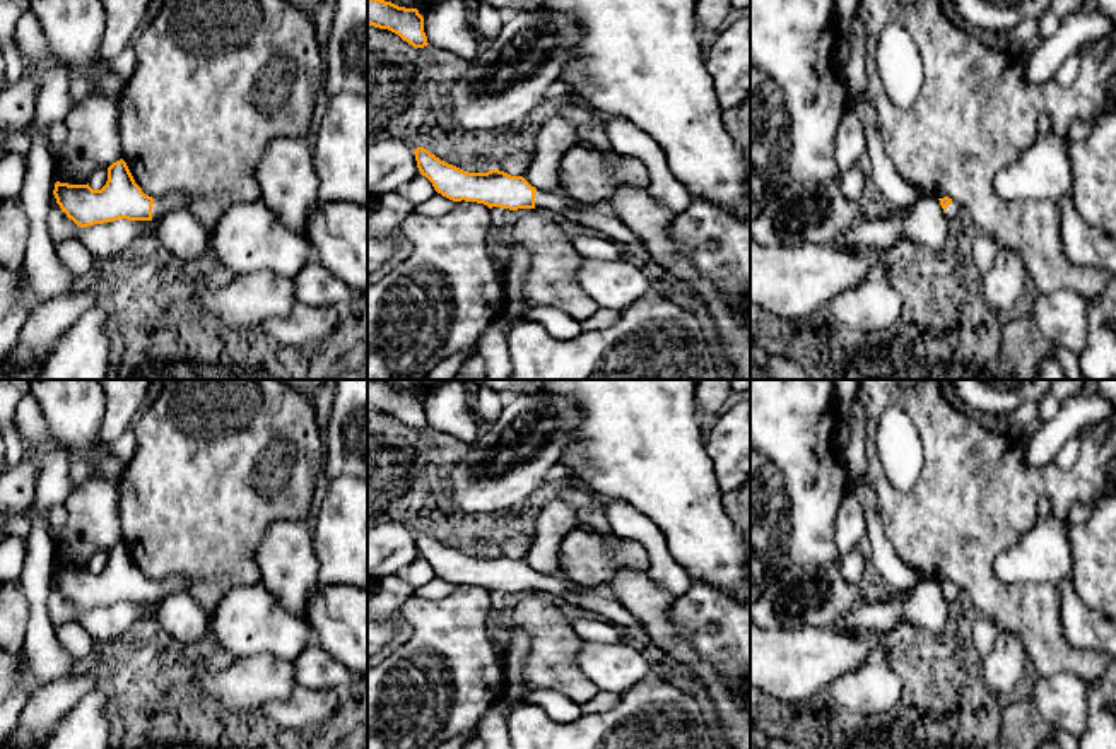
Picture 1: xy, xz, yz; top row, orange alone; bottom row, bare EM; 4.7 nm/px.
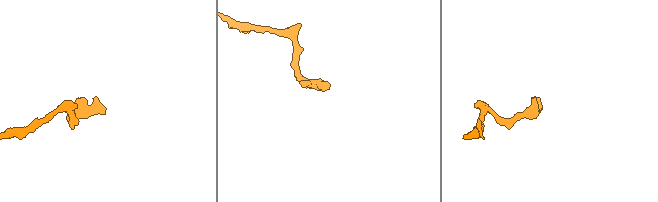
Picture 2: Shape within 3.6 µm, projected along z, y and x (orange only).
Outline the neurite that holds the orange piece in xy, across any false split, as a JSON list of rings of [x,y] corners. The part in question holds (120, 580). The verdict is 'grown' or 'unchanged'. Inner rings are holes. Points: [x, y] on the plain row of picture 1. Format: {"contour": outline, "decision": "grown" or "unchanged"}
{"contour": [[[123,542],[108,551],[108,564],[101,573],[92,573],[89,566],[68,568],[56,564],[53,578],[62,595],[80,610],[118,602],[152,604],[190,588],[186,576],[167,576],[161,581],[145,578]]], "decision": "grown"}

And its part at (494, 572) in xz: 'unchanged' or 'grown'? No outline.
grown

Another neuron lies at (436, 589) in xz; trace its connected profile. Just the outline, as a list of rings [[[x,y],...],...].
[[[434,576],[426,585],[415,588],[415,597],[420,597],[424,600],[439,600],[448,597],[453,592],[455,585],[443,580],[441,576]]]

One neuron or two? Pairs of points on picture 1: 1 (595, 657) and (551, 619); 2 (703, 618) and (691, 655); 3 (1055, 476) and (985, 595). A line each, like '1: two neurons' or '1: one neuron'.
1: two neurons
2: two neurons
3: one neuron

